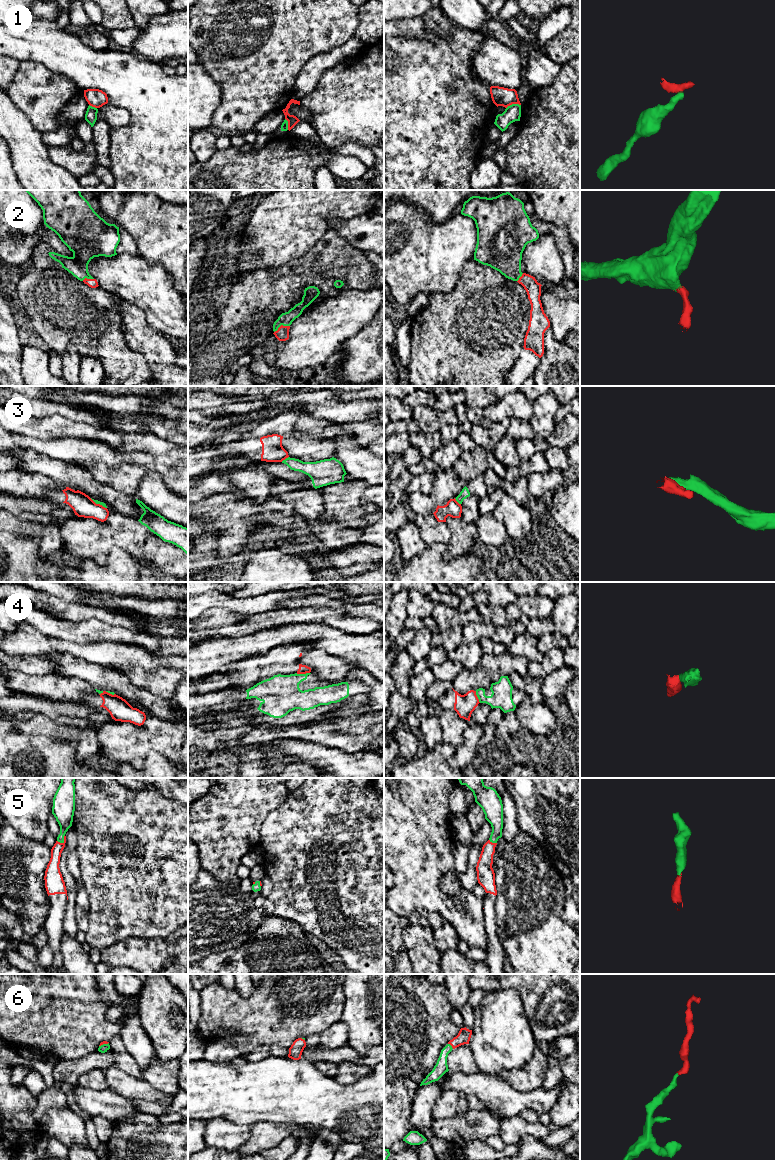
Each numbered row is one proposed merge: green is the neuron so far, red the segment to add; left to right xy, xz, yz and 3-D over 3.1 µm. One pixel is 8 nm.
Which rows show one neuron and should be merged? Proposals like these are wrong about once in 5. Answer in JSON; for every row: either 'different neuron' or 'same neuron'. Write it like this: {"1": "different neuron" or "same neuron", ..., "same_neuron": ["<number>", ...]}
{"1": "different neuron", "2": "same neuron", "3": "different neuron", "4": "different neuron", "5": "same neuron", "6": "same neuron", "same_neuron": ["2", "5", "6"]}

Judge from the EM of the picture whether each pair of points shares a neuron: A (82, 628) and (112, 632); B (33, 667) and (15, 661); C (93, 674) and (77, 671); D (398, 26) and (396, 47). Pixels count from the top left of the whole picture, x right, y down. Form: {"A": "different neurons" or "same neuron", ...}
{"A": "same neuron", "B": "same neuron", "C": "same neuron", "D": "different neurons"}

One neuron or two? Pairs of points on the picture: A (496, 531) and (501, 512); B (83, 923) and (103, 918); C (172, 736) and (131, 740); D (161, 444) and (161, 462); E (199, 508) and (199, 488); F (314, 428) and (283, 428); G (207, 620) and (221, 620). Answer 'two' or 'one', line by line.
A: two
B: two
C: one
D: two
E: two
F: two
G: one

